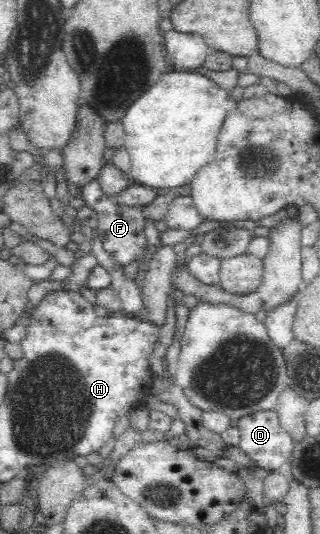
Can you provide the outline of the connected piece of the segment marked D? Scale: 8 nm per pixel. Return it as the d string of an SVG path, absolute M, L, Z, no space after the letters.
M275 408L261 409L237 419L240 444L243 450L261 468L275 471L290 461L294 441L281 427Z

